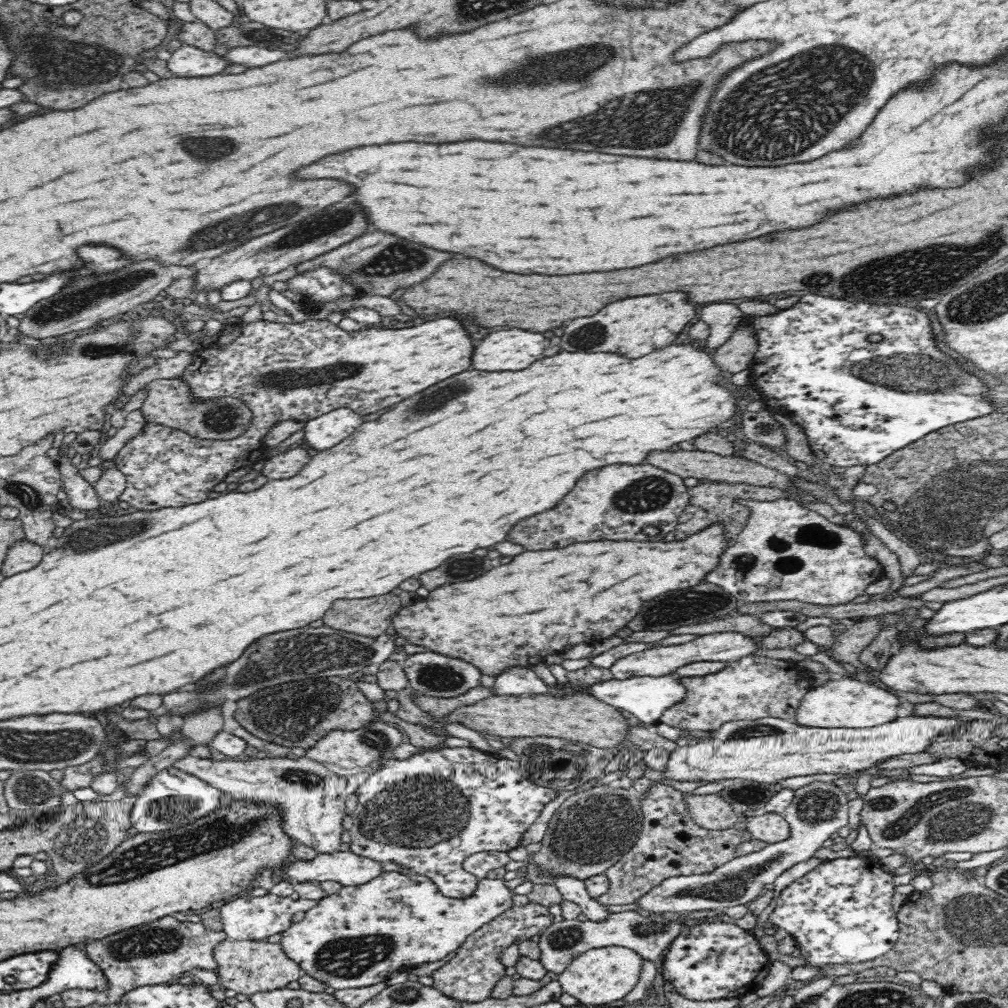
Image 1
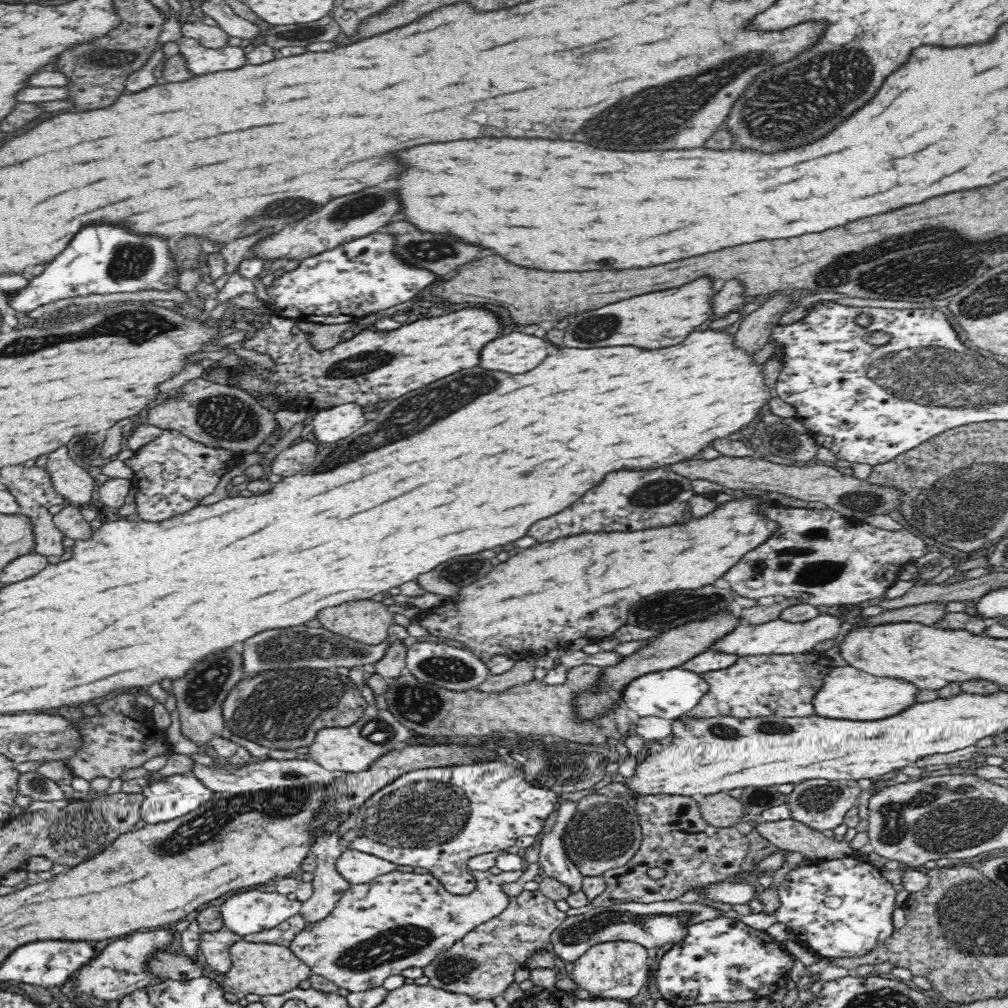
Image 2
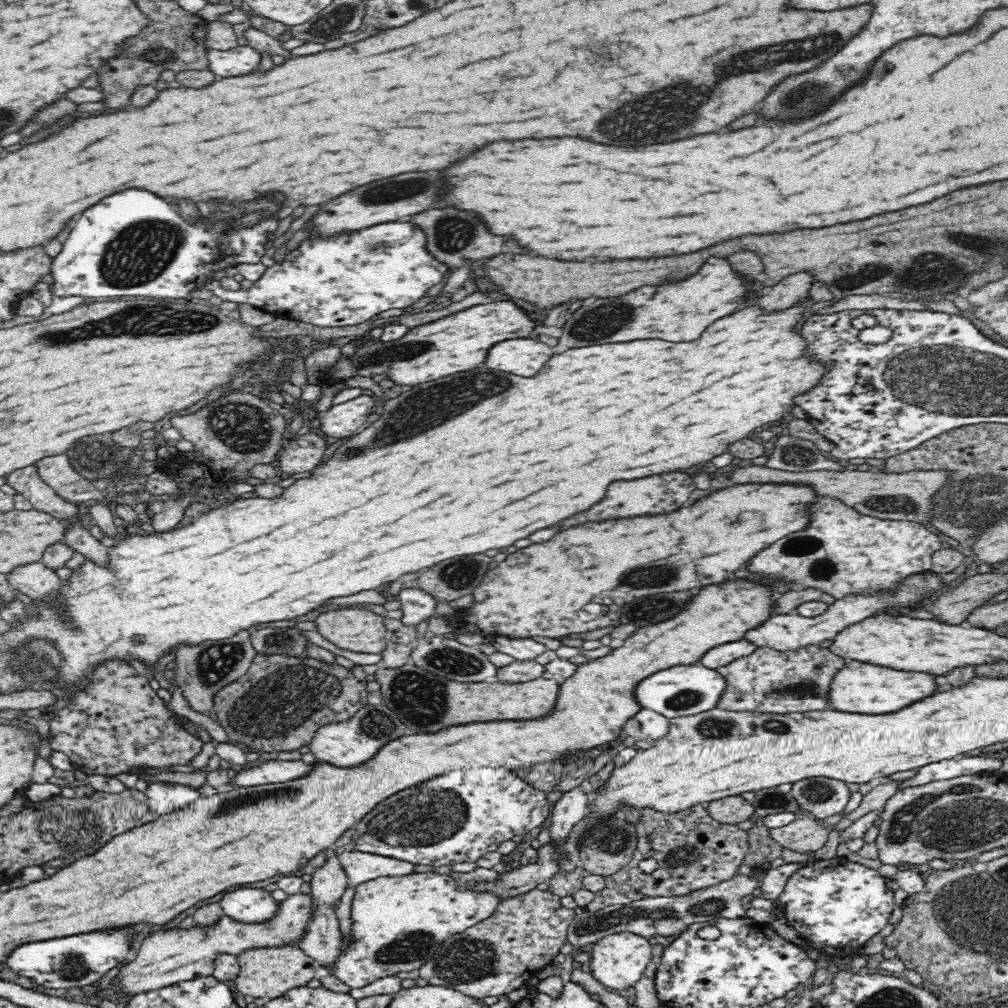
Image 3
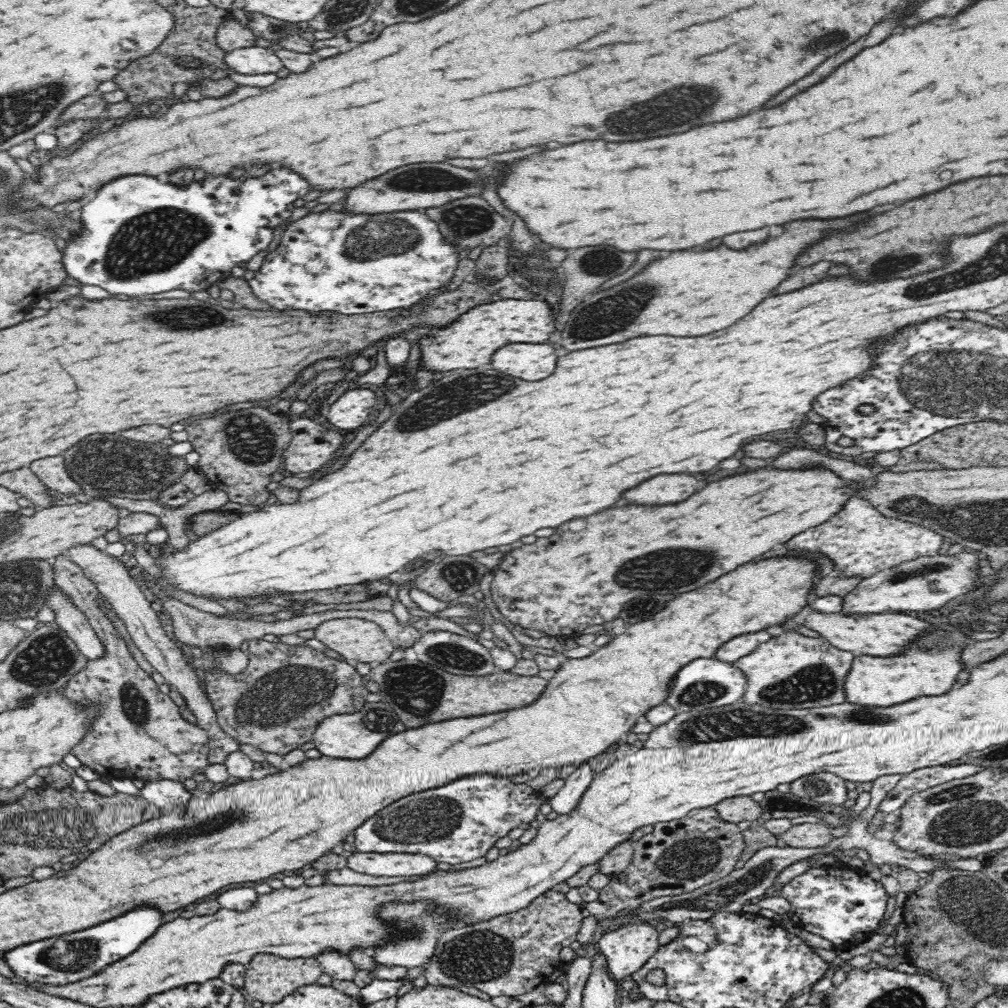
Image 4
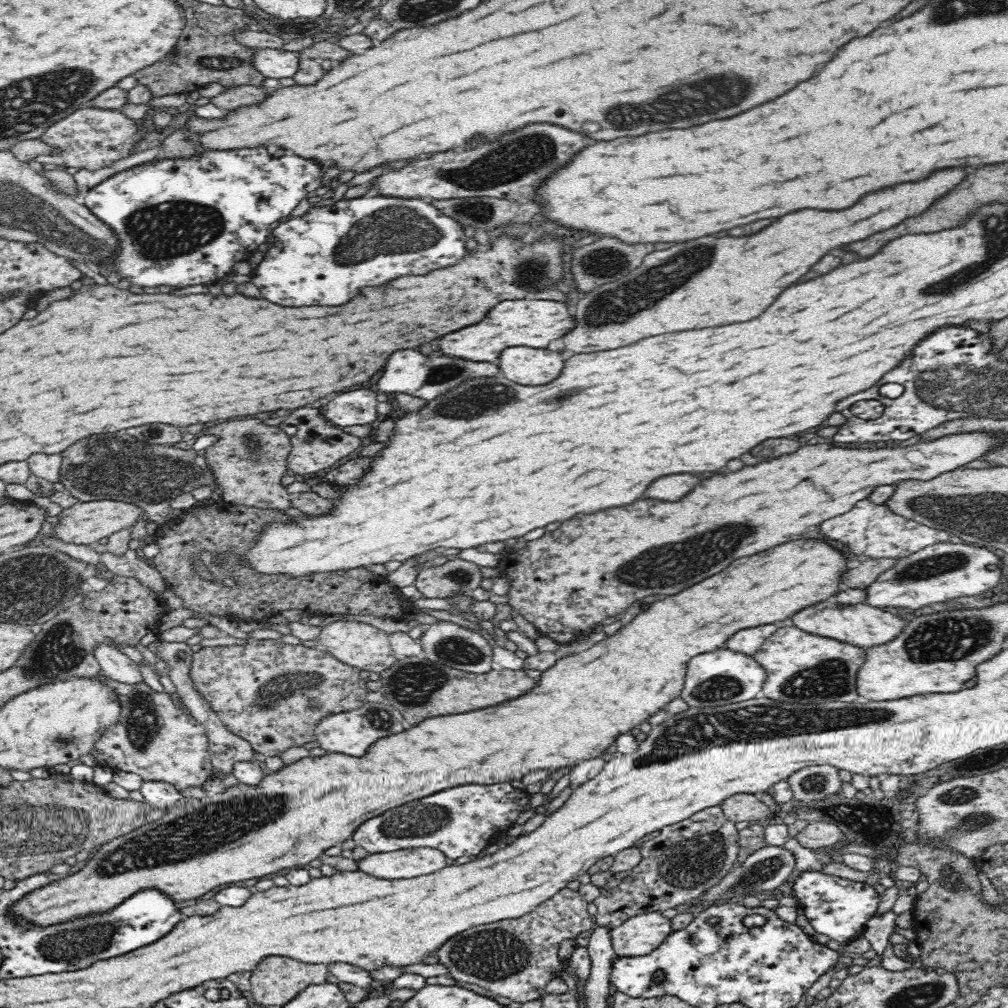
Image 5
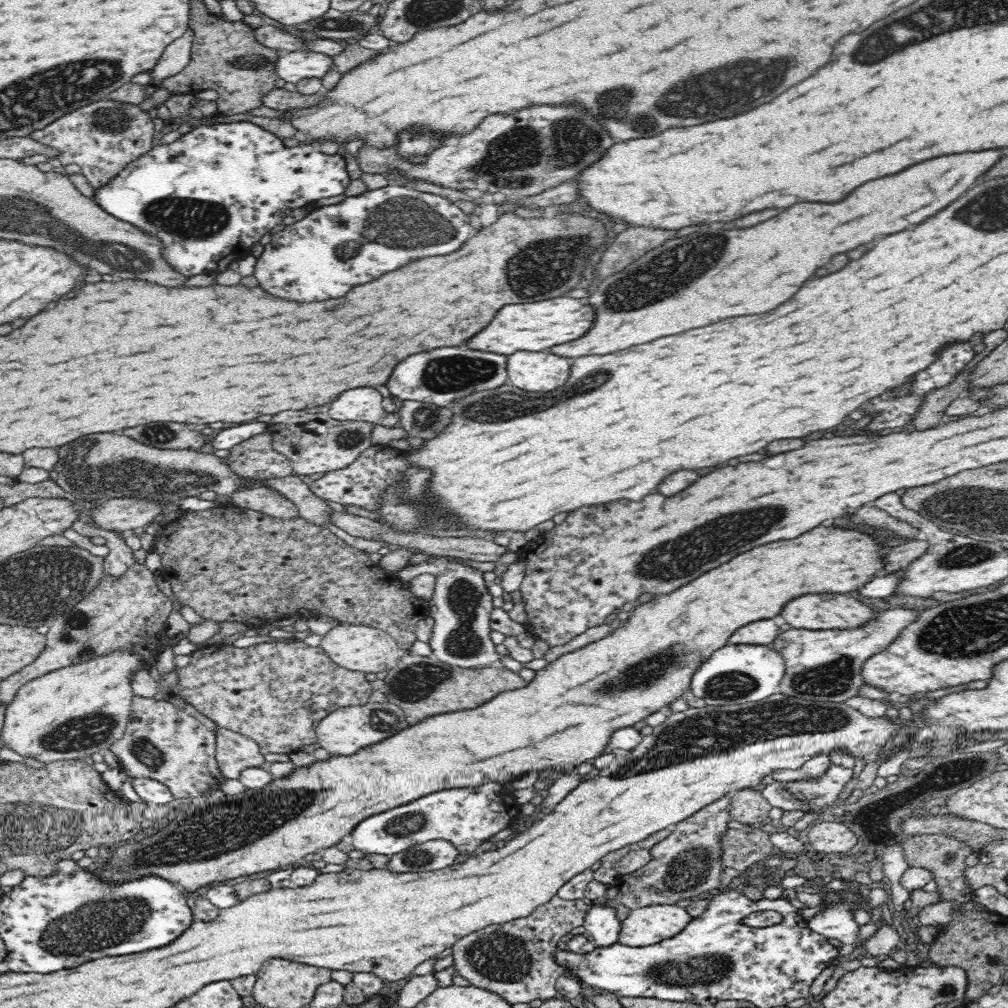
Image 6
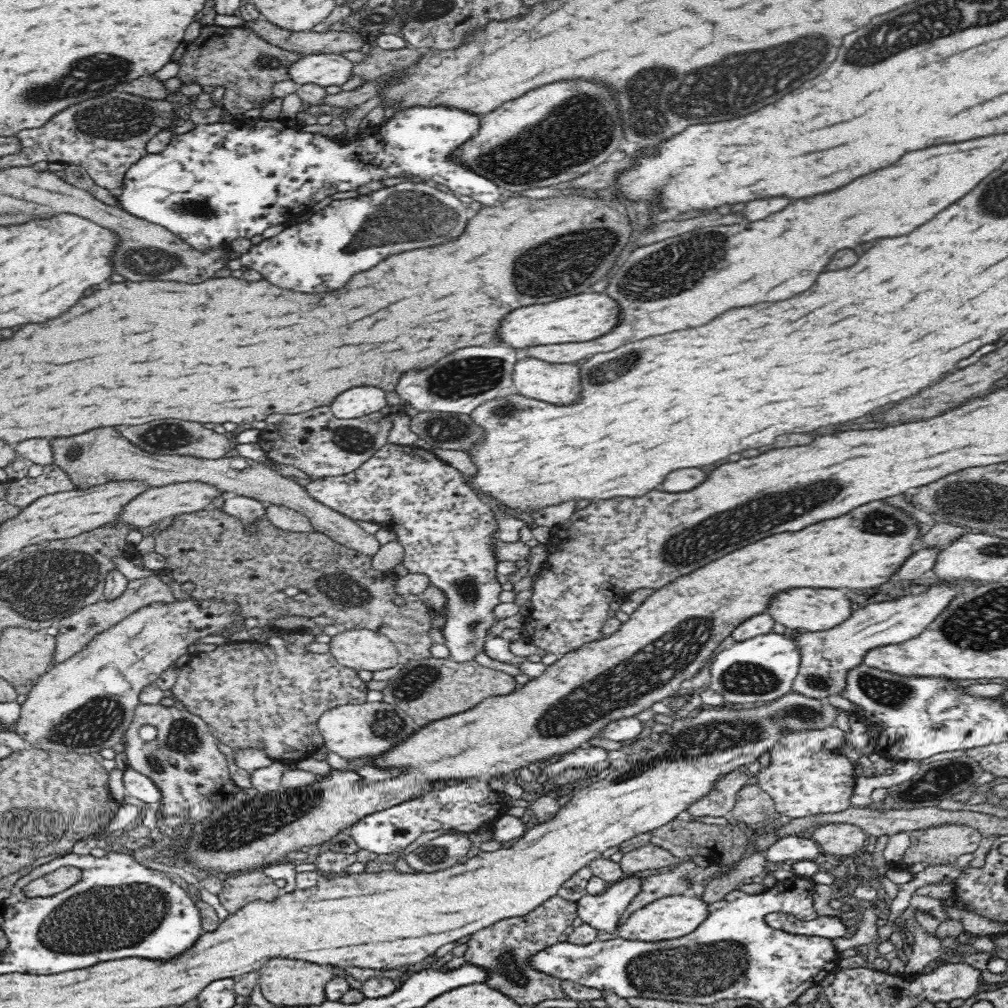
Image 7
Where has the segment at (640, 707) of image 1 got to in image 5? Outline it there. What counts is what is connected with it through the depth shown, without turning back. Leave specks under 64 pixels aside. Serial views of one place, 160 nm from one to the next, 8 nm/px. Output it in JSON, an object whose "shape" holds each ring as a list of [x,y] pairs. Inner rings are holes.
{"shape":[[[728,648],[714,652],[697,654],[692,657],[685,674],[681,696],[690,708],[719,707],[756,699],[766,681],[766,673],[750,655],[738,653]]]}

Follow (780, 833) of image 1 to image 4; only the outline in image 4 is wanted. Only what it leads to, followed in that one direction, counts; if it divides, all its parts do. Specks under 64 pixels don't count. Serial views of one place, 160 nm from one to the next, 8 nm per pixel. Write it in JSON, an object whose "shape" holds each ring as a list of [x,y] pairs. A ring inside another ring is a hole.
{"shape":[[[796,824],[778,838],[787,847],[805,849],[823,847],[833,840],[831,829],[823,824]]]}

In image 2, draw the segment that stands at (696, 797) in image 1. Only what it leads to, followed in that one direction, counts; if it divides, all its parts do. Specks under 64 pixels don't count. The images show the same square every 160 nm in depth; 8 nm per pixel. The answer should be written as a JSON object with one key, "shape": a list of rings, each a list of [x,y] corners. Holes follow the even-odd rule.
{"shape":[[[727,791],[698,797],[697,803],[701,818],[709,826],[726,828],[742,822],[744,807],[738,799],[728,795]]]}

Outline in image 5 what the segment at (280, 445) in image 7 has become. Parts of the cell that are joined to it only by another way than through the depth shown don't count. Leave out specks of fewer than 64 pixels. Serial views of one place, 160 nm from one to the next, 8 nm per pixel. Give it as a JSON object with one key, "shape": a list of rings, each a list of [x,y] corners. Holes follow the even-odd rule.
{"shape":[[[298,408],[290,416],[286,416],[279,427],[291,440],[291,450],[287,456],[290,473],[314,476],[325,468],[334,467],[347,460],[362,447],[360,437],[344,432],[342,427],[334,425],[324,417],[323,408]]]}

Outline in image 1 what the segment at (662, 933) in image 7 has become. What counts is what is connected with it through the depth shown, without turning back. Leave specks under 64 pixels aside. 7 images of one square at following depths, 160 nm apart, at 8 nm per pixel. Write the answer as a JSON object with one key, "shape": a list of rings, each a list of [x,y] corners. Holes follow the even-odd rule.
{"shape":[[[606,943],[602,948],[593,948],[577,956],[558,976],[563,992],[573,996],[578,1004],[596,1006],[624,998],[638,982],[643,958],[632,949],[620,944]]]}

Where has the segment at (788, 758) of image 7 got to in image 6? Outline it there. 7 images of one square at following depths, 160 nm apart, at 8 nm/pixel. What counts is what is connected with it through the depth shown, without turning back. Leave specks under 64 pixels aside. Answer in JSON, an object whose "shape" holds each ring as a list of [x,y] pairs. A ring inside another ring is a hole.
{"shape":[[[830,766],[828,772],[813,781],[780,782],[760,787],[762,796],[772,806],[782,810],[809,812],[832,804],[844,785],[852,778],[853,771],[842,766]]]}

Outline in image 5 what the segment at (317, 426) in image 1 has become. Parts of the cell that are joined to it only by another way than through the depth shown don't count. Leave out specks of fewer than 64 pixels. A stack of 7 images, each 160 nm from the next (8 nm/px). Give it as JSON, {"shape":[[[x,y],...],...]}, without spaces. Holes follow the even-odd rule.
{"shape":[[[361,386],[358,388],[360,390],[344,392],[334,400],[322,404],[324,417],[339,427],[374,422],[379,416],[376,413],[376,406],[378,406],[376,394]]]}

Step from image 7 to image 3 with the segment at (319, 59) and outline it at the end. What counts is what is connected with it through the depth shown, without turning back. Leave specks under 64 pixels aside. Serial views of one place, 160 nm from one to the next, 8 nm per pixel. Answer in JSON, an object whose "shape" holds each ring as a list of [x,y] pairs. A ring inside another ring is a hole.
{"shape":[[[238,45],[230,50],[204,48],[208,70],[214,76],[242,76],[254,72],[260,64],[260,53],[250,45]]]}

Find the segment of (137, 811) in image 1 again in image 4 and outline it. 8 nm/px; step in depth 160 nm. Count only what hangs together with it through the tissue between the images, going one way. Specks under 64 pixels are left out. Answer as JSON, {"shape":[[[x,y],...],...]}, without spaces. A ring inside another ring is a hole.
{"shape":[[[168,779],[147,781],[140,794],[163,811],[185,805],[193,797],[192,791],[188,790],[183,782]]]}

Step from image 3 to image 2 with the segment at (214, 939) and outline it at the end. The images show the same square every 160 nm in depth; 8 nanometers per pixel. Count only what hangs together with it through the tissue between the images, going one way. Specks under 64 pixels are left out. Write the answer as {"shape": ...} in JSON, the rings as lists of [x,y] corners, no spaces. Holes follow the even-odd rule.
{"shape":[[[160,951],[150,960],[150,973],[155,976],[164,976],[169,979],[190,980],[202,977],[202,966],[192,962],[183,954],[172,954],[172,952]]]}

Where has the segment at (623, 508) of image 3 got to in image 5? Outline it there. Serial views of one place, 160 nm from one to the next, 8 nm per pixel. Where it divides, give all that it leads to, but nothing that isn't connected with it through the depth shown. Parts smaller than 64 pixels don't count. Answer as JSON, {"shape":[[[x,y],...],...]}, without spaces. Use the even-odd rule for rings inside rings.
{"shape":[[[670,474],[670,476],[662,476],[658,480],[654,480],[654,484],[650,484],[650,490],[646,490],[644,498],[658,498],[658,500],[668,500],[668,502],[676,502],[680,498],[684,498],[690,490],[694,490],[694,486],[700,480],[692,474]]]}

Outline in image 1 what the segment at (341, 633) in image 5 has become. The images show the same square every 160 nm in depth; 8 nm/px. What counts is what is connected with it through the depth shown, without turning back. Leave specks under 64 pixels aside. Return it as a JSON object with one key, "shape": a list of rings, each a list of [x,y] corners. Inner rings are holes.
{"shape":[[[394,594],[362,598],[362,600],[338,600],[326,612],[326,626],[376,638],[390,626],[390,616],[402,608],[402,600]]]}

